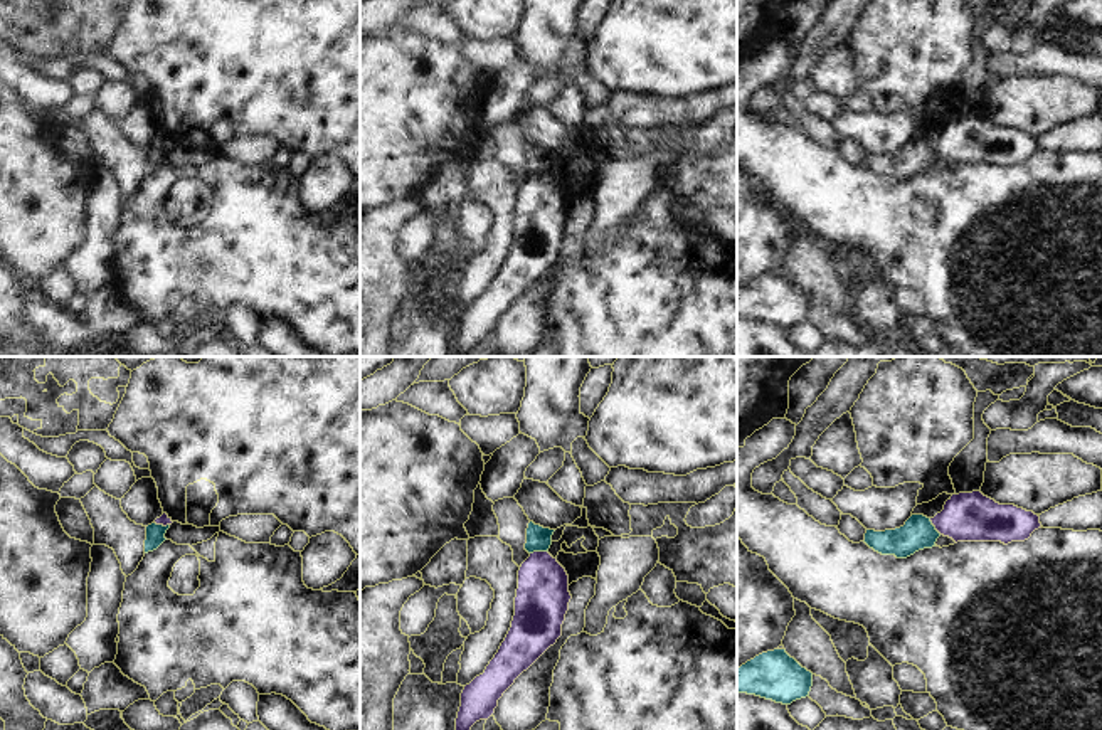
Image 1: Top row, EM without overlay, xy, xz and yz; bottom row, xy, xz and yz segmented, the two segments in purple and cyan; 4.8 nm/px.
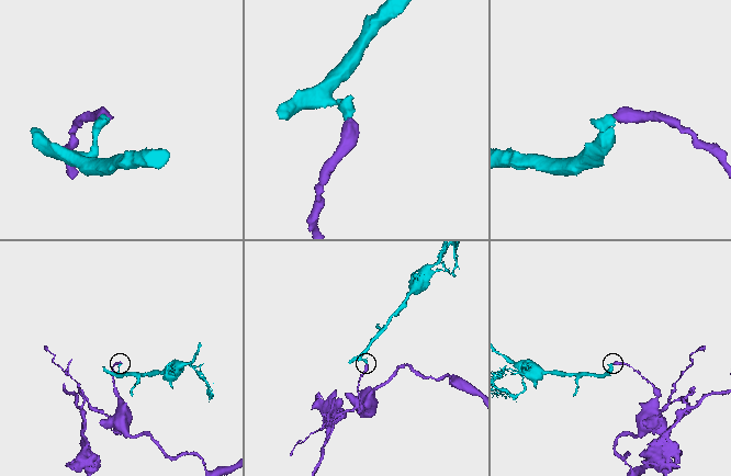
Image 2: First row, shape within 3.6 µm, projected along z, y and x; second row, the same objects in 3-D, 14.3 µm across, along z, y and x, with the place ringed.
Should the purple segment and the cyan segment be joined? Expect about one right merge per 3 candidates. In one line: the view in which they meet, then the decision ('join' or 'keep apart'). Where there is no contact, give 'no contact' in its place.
xz | keep apart

